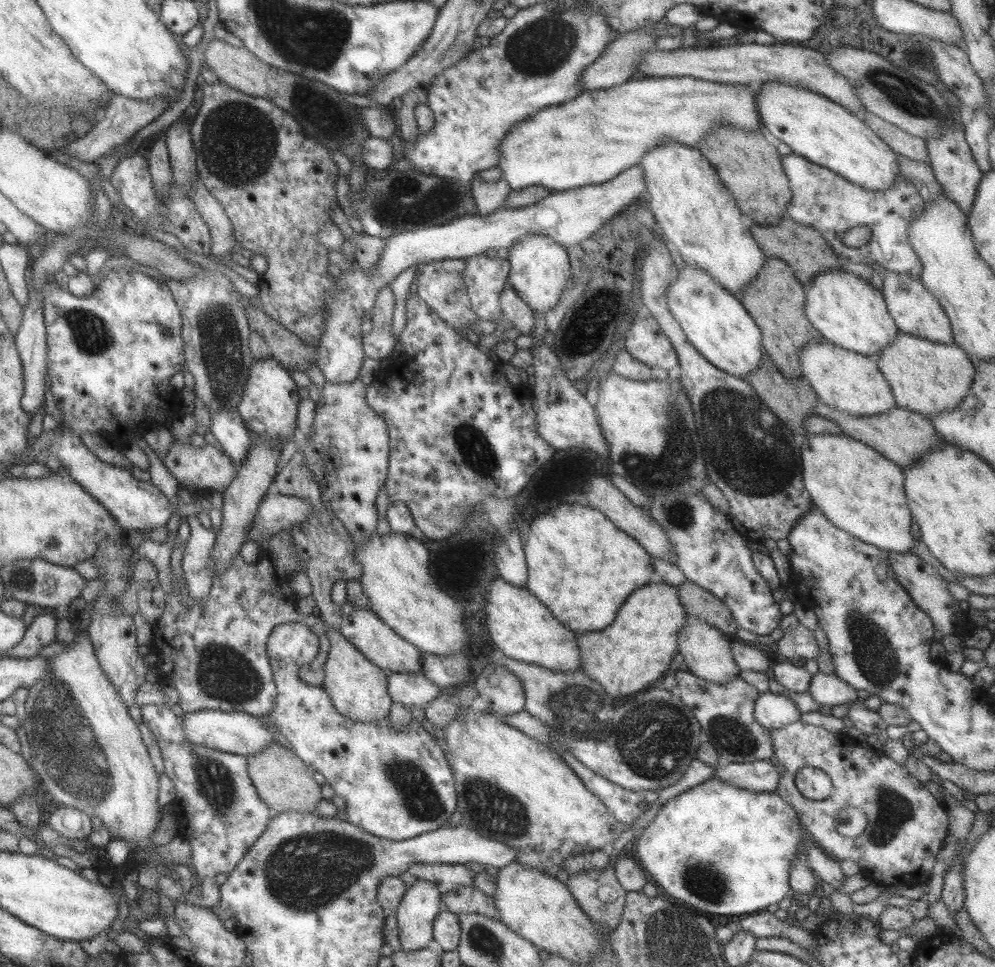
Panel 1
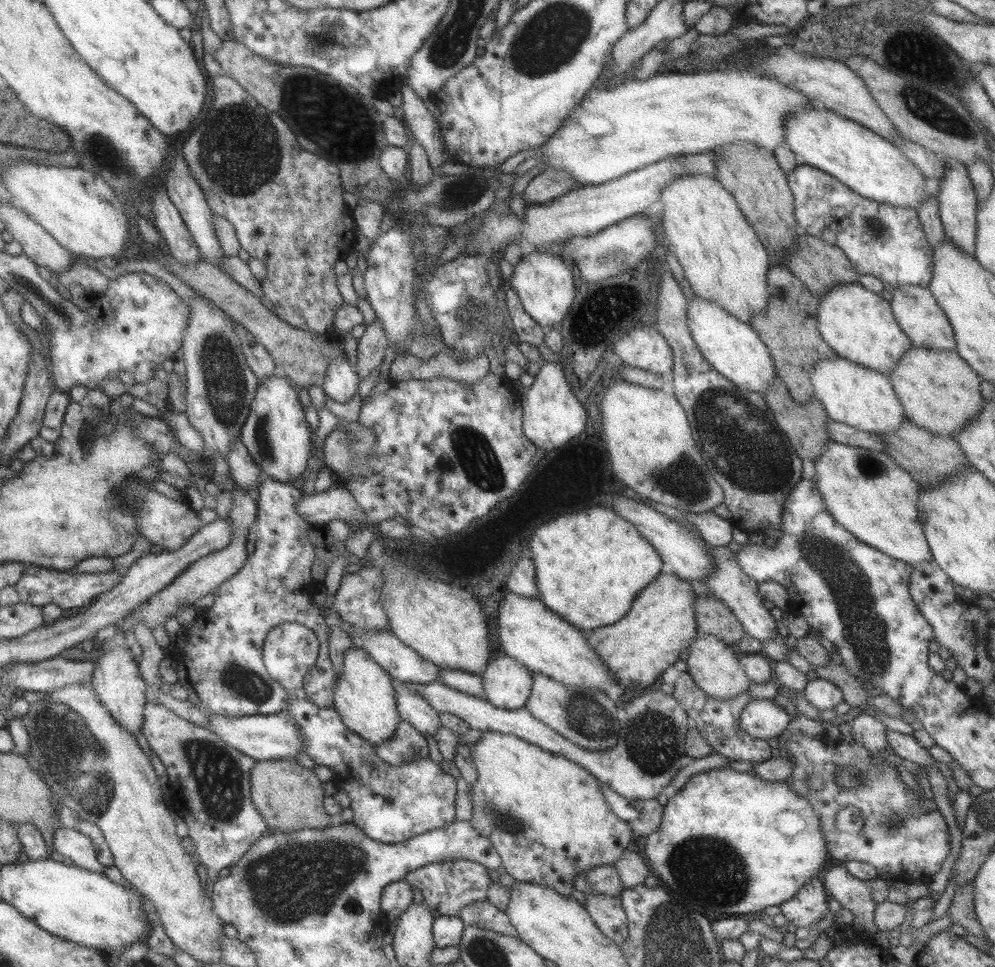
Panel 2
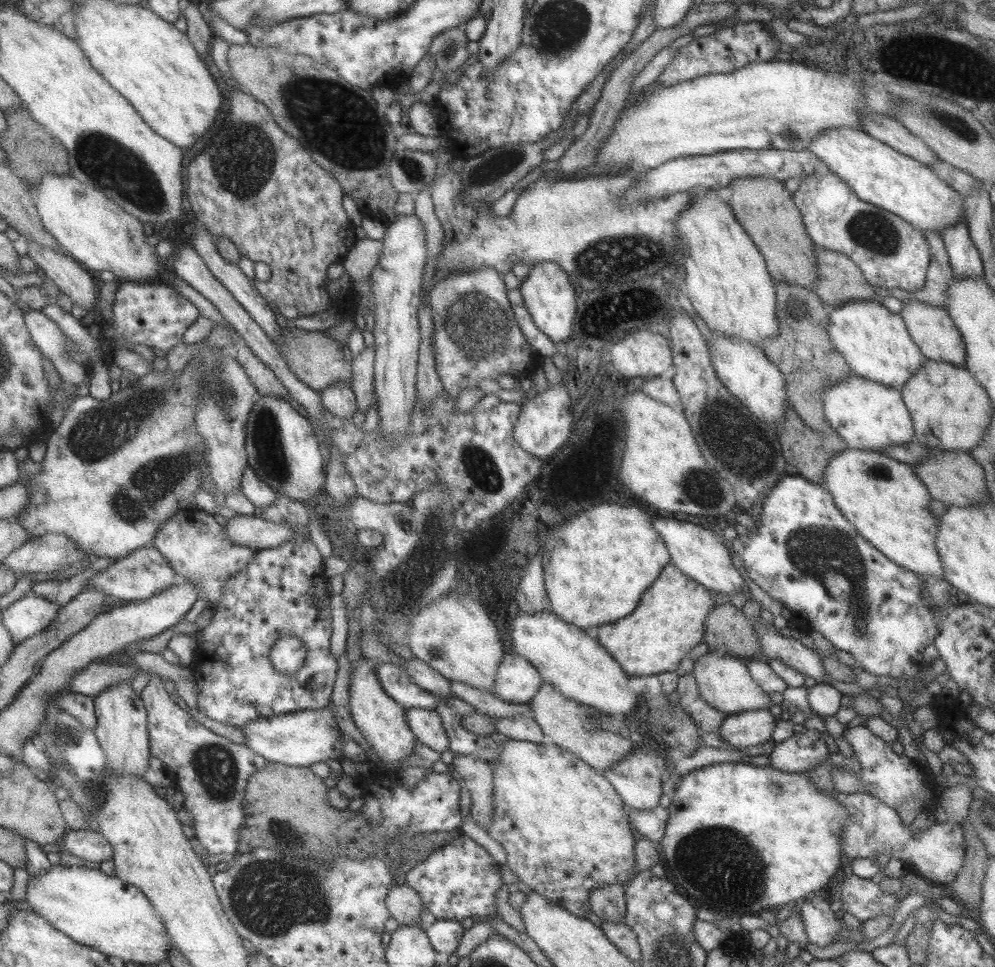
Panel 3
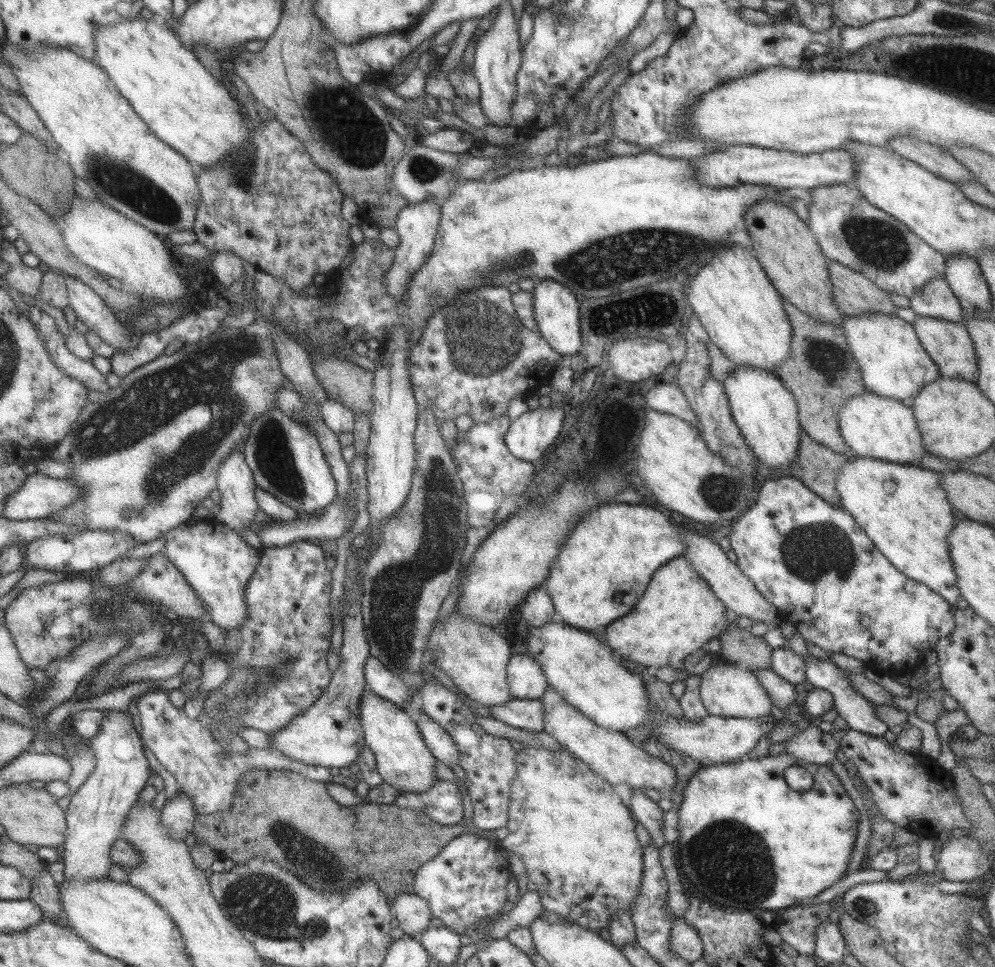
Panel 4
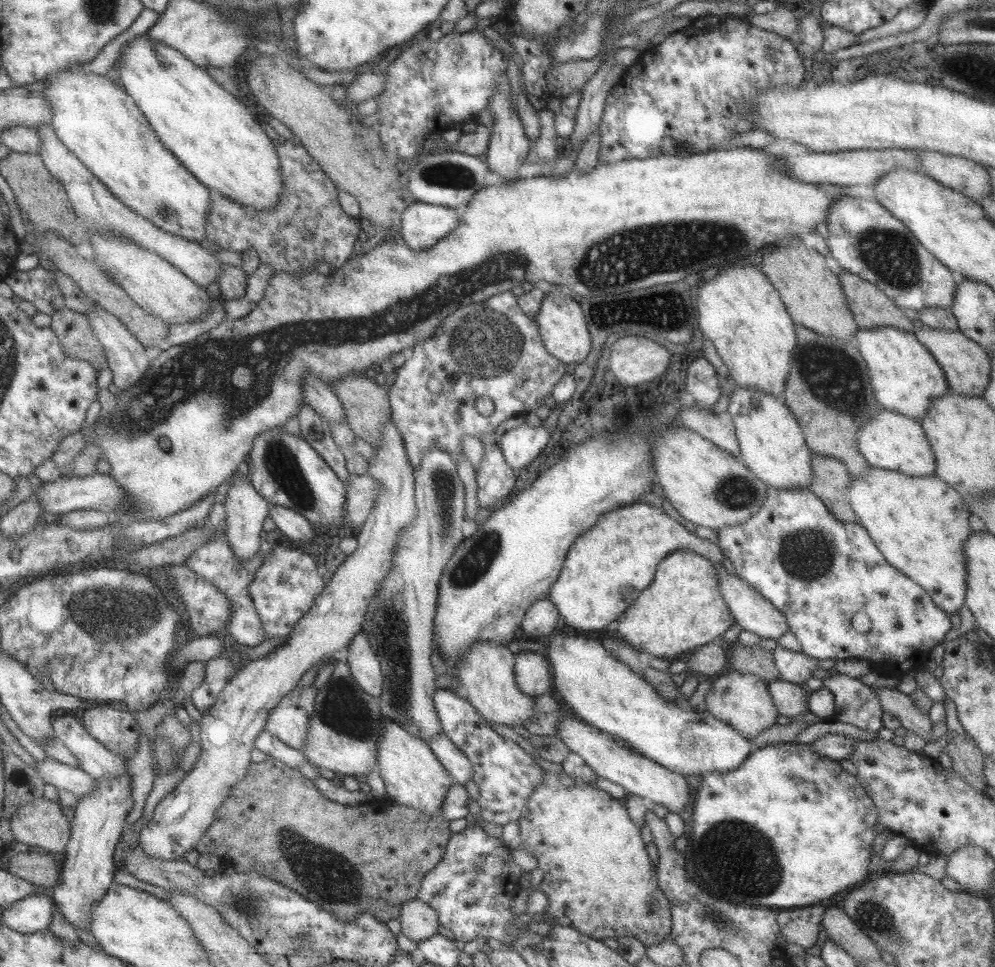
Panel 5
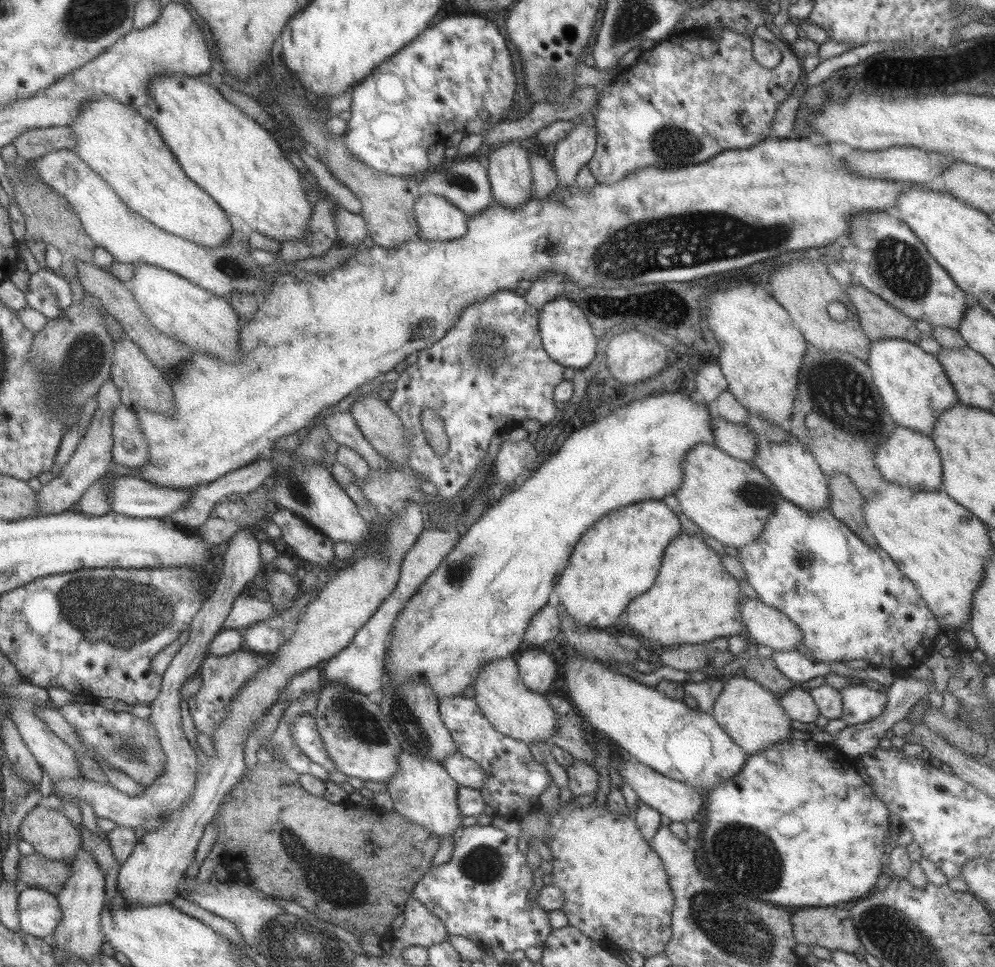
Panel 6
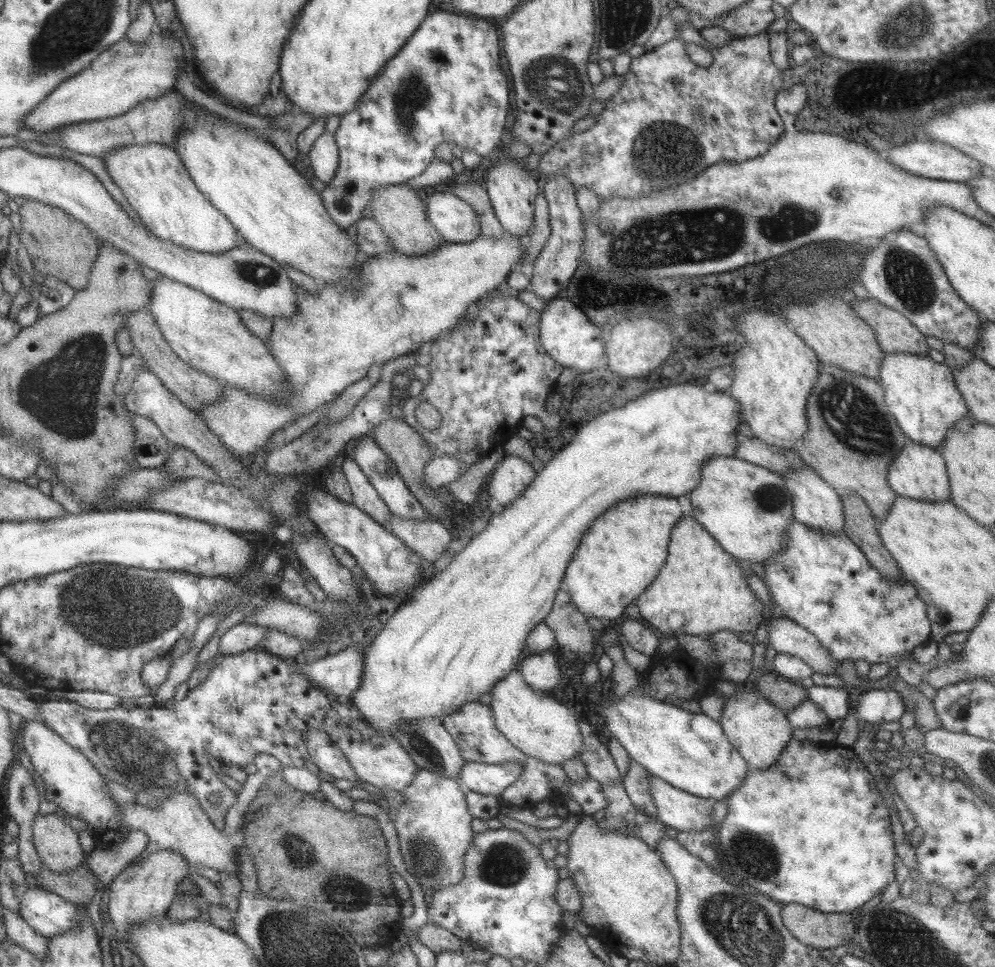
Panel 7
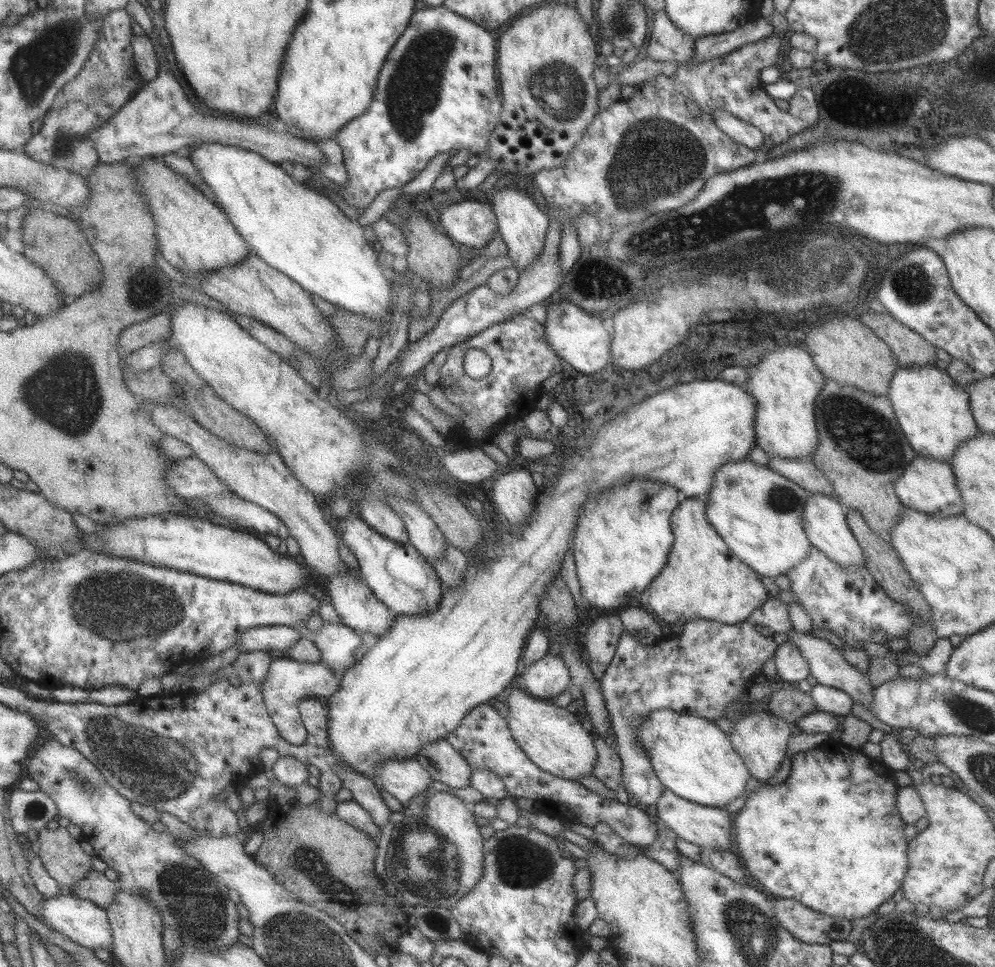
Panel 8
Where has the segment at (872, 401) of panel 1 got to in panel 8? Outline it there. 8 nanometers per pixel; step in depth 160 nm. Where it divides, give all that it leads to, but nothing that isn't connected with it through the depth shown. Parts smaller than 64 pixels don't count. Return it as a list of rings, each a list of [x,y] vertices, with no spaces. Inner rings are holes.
[[[914,456],[894,482],[894,491],[900,503],[907,508],[929,516],[957,516],[964,511],[963,499],[957,488],[950,464],[928,456]]]

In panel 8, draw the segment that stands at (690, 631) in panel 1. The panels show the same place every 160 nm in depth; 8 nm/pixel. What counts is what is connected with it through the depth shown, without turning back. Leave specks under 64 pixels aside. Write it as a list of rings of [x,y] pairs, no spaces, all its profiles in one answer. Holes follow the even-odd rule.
[[[762,705],[752,706],[751,711],[751,715],[747,715],[745,719],[733,723],[733,730],[727,738],[745,763],[750,775],[759,782],[765,782],[777,772],[779,764],[781,764],[781,760],[785,756],[787,742],[792,736],[791,730],[789,730],[790,724],[782,718],[777,718],[767,712]]]

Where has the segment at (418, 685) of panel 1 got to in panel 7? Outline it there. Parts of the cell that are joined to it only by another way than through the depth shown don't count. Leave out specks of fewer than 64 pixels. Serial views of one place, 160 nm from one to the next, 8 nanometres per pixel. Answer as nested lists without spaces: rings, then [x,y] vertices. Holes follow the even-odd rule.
[[[469,761],[461,767],[458,778],[473,792],[497,797],[514,784],[520,772],[518,762],[483,764]]]

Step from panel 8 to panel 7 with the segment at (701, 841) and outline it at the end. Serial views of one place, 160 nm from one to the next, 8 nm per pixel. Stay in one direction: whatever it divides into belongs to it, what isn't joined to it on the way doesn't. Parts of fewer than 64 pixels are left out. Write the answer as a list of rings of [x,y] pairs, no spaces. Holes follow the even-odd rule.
[[[648,776],[650,780],[650,791],[653,797],[654,805],[656,806],[656,819],[664,826],[674,828],[678,832],[699,832],[704,828],[715,829],[716,824],[712,821],[713,800],[703,799],[698,796],[687,794],[681,790],[673,788],[664,780],[656,776]]]

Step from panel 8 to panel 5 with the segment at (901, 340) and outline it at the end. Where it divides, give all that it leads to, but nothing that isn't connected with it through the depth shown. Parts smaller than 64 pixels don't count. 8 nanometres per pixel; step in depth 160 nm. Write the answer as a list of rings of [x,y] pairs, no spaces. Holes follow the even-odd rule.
[[[844,269],[837,276],[858,328],[892,326],[905,332],[916,330],[904,311],[874,284]]]

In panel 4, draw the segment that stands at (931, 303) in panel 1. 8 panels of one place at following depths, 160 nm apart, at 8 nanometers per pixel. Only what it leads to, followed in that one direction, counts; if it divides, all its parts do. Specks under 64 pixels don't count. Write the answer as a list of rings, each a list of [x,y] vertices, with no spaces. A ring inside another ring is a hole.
[[[916,316],[912,327],[920,345],[938,368],[940,376],[951,380],[958,378],[976,384],[978,377],[976,352],[973,341],[963,324],[929,316]]]

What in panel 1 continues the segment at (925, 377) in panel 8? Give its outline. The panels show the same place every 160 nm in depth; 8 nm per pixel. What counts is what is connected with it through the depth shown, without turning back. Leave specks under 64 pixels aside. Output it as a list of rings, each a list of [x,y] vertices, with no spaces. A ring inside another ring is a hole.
[[[843,269],[826,270],[805,287],[804,311],[811,326],[835,346],[875,358],[894,341],[898,328],[889,316],[880,290]]]

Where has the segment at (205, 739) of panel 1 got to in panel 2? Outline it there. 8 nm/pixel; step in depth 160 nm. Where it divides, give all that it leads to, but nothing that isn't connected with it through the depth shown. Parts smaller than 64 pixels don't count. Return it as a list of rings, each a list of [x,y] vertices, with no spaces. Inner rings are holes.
[[[279,711],[268,715],[238,716],[229,718],[227,716],[209,716],[210,723],[207,729],[215,734],[219,740],[236,751],[253,757],[256,761],[289,760],[302,751],[301,738],[297,724],[285,711]]]

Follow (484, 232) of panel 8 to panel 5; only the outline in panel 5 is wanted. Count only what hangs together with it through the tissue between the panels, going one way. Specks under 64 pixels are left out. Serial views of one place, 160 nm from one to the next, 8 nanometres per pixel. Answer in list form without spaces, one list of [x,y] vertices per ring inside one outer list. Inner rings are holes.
[[[415,201],[408,204],[401,215],[399,240],[408,253],[415,254],[432,248],[457,225],[458,214],[454,209]]]

